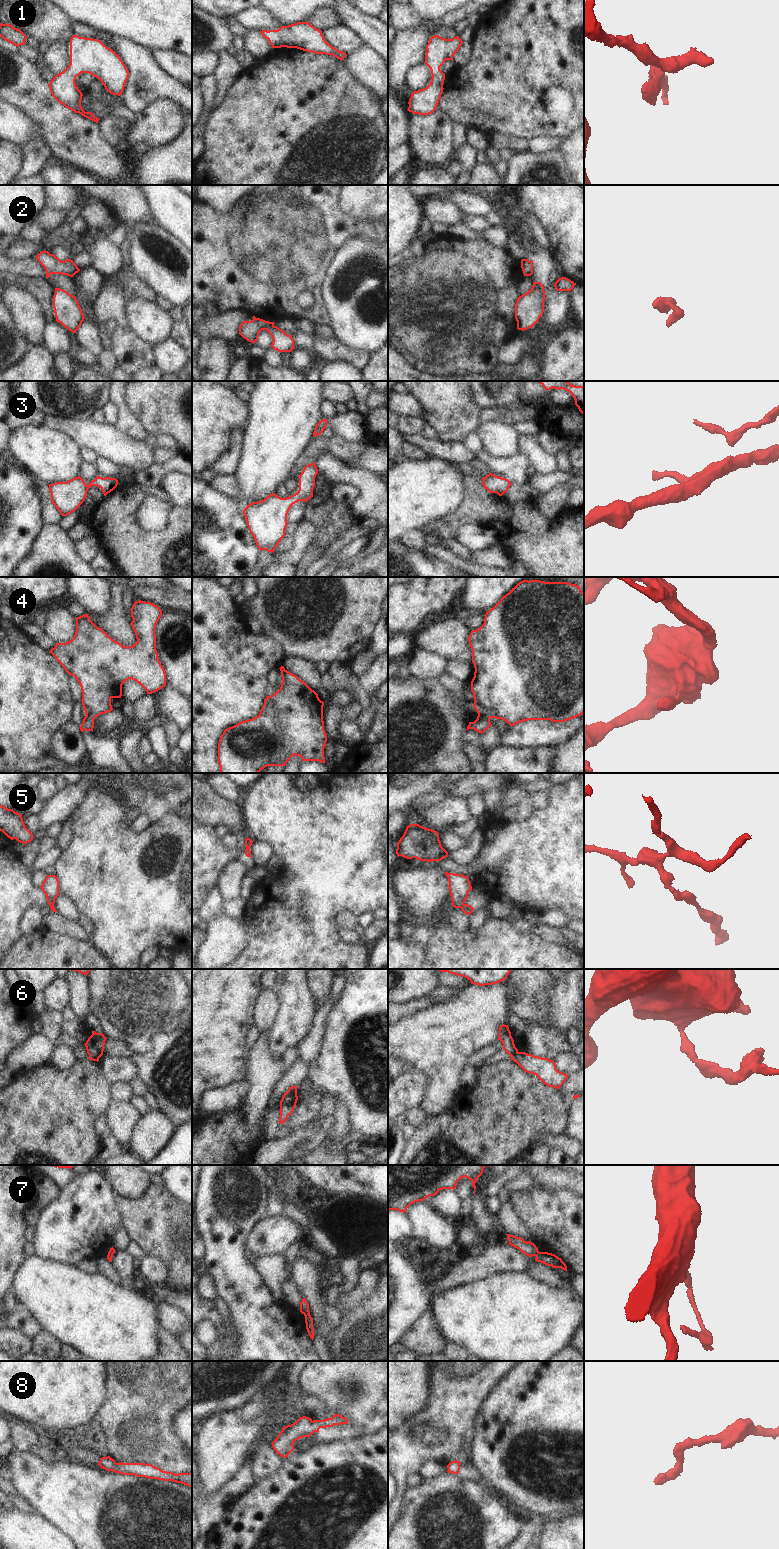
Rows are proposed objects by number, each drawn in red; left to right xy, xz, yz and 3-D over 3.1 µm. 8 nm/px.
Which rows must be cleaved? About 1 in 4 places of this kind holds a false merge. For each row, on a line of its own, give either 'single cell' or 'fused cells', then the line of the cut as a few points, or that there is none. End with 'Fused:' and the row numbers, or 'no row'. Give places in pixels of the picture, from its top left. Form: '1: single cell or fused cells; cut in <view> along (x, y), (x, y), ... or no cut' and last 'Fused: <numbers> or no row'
1: single cell; no cut
2: single cell; no cut
3: single cell; no cut
4: single cell; no cut
5: single cell; no cut
6: fused cells; cut in xz along (286, 1092), (296, 1094)
7: single cell; no cut
8: single cell; no cut
Fused: 6

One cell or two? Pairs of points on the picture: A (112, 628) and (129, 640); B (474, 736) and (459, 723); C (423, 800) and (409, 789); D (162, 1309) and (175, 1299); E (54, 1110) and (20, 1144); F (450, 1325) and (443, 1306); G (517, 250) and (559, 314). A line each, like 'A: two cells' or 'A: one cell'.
A: one cell
B: two cells
C: two cells
D: two cells
E: one cell
F: one cell
G: one cell

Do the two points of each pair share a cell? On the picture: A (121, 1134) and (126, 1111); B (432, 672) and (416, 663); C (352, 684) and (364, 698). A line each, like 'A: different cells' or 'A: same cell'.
A: same cell
B: same cell
C: same cell

